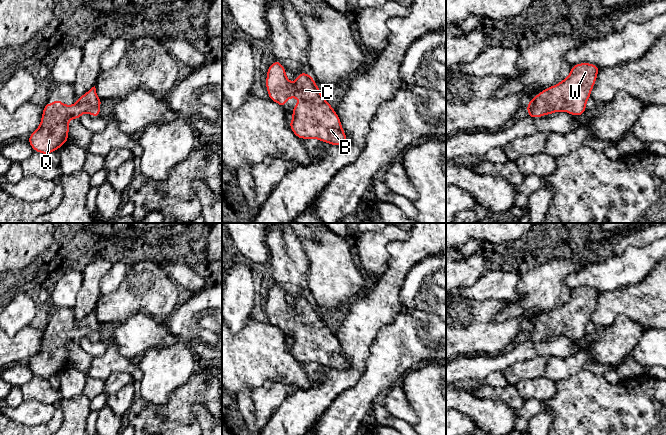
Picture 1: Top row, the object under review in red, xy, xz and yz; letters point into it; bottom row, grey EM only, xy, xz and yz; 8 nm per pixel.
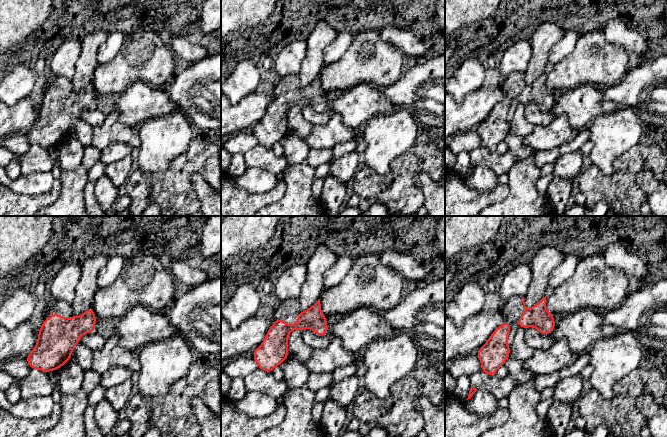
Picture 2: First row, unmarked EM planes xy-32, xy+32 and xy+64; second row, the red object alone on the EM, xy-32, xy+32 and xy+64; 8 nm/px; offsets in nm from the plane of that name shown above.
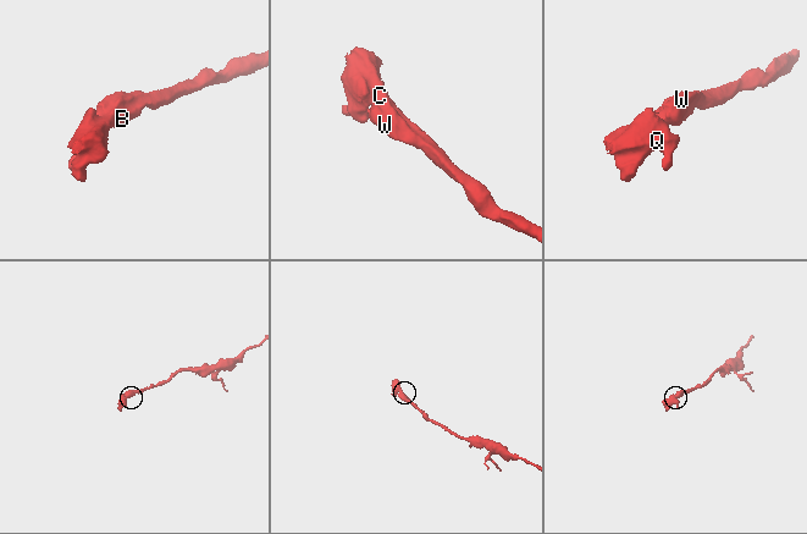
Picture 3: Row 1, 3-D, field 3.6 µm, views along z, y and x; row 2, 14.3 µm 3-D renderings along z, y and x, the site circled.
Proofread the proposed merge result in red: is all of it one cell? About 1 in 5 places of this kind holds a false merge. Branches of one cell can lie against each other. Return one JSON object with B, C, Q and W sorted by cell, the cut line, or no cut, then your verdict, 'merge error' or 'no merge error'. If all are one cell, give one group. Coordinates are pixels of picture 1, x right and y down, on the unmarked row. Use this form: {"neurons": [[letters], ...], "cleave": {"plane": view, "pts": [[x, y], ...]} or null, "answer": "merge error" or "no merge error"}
{"neurons": [["B", "C", "Q", "W"]], "cleave": null, "answer": "no merge error"}

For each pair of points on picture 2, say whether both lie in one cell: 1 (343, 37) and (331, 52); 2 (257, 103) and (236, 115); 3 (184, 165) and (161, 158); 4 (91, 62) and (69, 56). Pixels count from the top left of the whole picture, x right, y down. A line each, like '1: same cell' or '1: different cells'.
1: same cell
2: same cell
3: different cells
4: different cells

